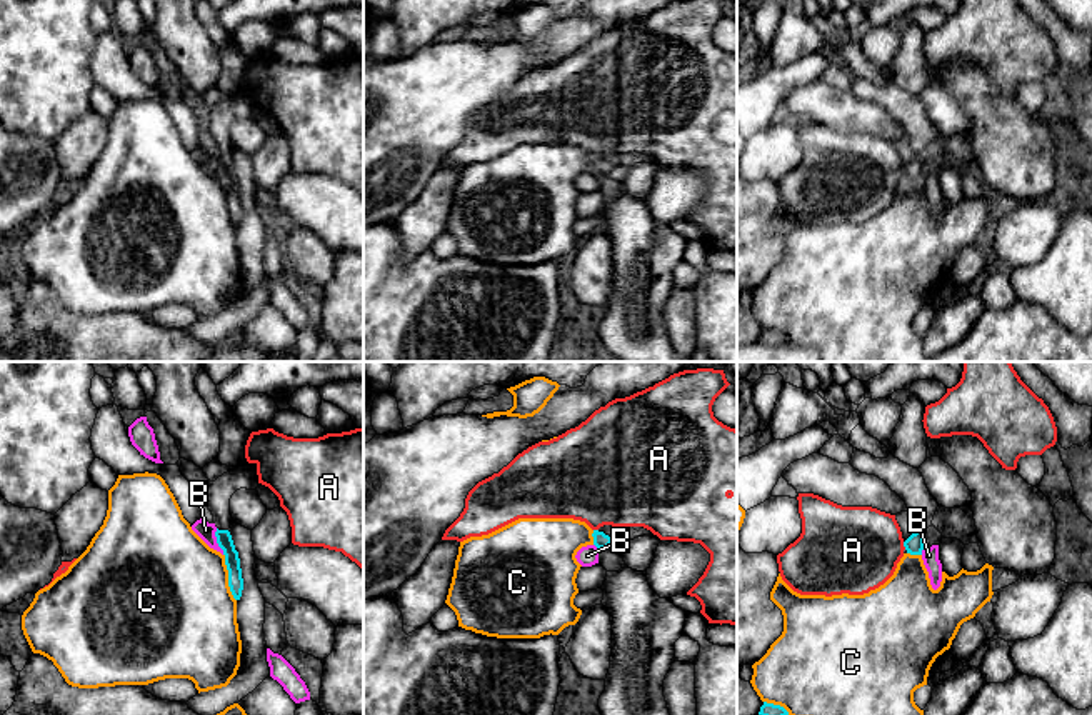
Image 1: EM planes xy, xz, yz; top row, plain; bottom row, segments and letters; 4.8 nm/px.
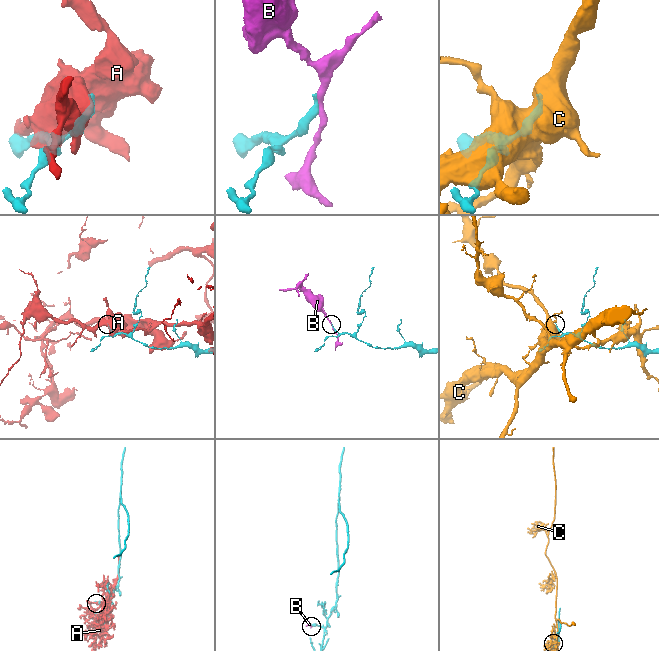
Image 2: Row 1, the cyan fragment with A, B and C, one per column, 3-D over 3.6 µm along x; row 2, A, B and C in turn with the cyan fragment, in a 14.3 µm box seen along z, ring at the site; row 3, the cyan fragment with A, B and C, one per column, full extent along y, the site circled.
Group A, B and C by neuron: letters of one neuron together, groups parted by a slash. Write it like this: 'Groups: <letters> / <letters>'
Groups: A / B / C

